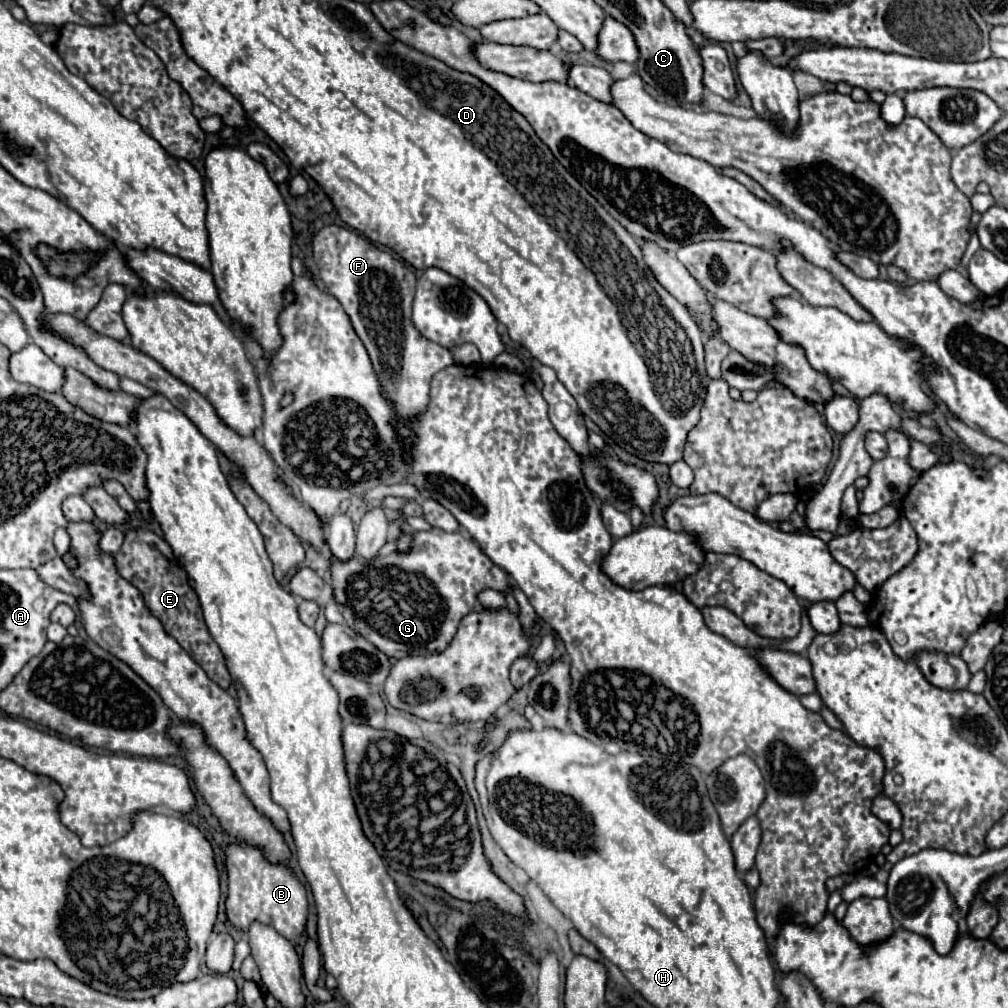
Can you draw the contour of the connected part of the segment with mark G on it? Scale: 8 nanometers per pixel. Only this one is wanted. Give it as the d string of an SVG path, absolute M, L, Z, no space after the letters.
M431 528L429 532L413 532L415 544L409 554L397 552L395 540L389 540L373 560L363 560L359 556L349 562L335 562L331 566L331 588L341 606L341 614L345 622L363 638L369 638L379 650L383 650L389 658L403 658L409 654L425 656L433 652L441 652L447 648L451 638L457 632L457 624L471 610L483 610L477 600L477 592L485 588L493 590L509 590L509 576L493 564L481 548L463 532L445 532L439 528Z

